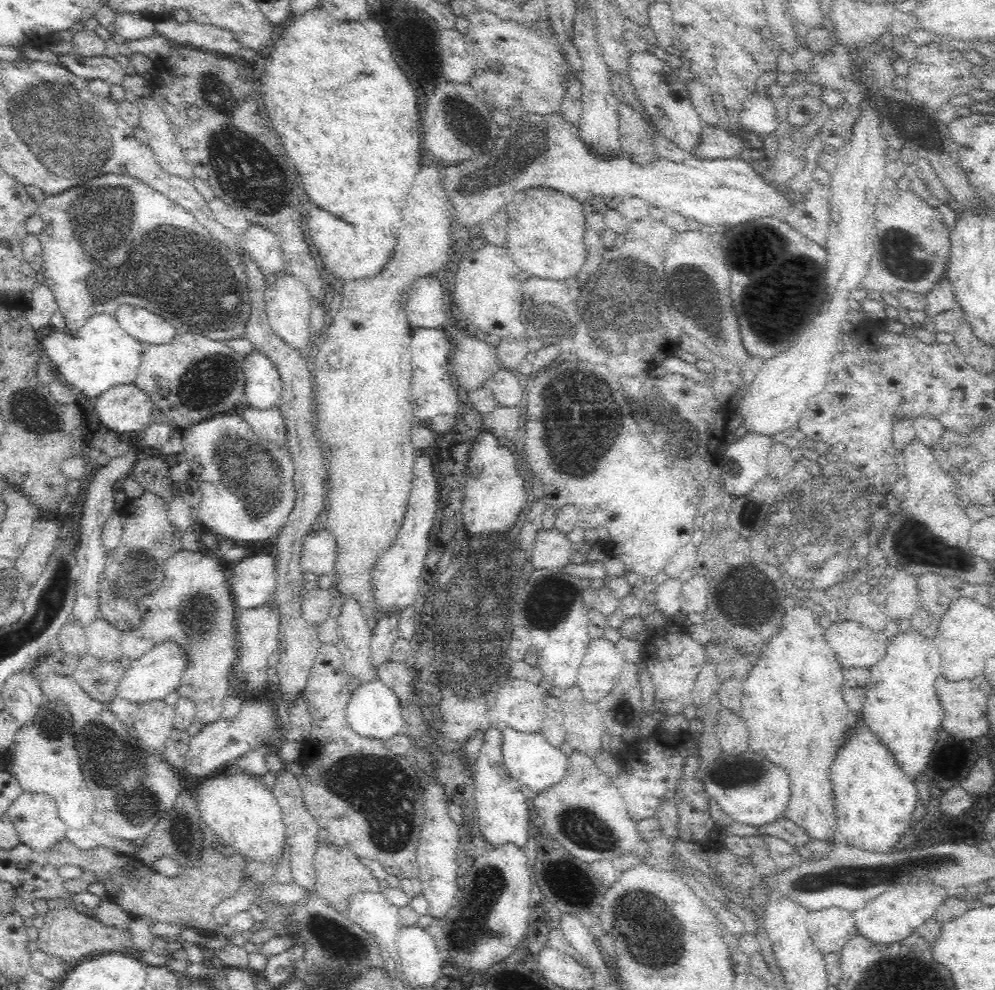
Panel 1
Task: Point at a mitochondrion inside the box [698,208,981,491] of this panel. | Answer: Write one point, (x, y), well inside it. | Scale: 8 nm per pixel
(901, 256)

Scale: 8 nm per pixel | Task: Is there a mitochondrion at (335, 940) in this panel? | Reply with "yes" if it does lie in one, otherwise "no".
yes

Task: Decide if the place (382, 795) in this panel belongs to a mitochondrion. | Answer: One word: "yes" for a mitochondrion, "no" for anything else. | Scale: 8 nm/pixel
yes

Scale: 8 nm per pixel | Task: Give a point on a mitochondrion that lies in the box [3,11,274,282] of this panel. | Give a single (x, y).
(58, 126)

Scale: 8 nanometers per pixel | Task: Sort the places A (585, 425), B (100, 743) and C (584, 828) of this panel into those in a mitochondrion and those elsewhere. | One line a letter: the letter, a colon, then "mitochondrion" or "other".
A: mitochondrion
B: mitochondrion
C: mitochondrion

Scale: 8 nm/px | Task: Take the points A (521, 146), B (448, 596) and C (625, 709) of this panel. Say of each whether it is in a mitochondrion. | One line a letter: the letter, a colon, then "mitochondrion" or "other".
A: mitochondrion
B: mitochondrion
C: mitochondrion

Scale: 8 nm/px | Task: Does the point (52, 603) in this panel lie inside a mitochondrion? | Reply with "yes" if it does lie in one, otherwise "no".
yes

